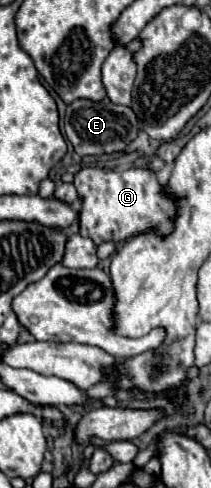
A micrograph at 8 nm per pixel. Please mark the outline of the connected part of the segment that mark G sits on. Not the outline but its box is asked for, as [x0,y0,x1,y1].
[75,167,175,245]

